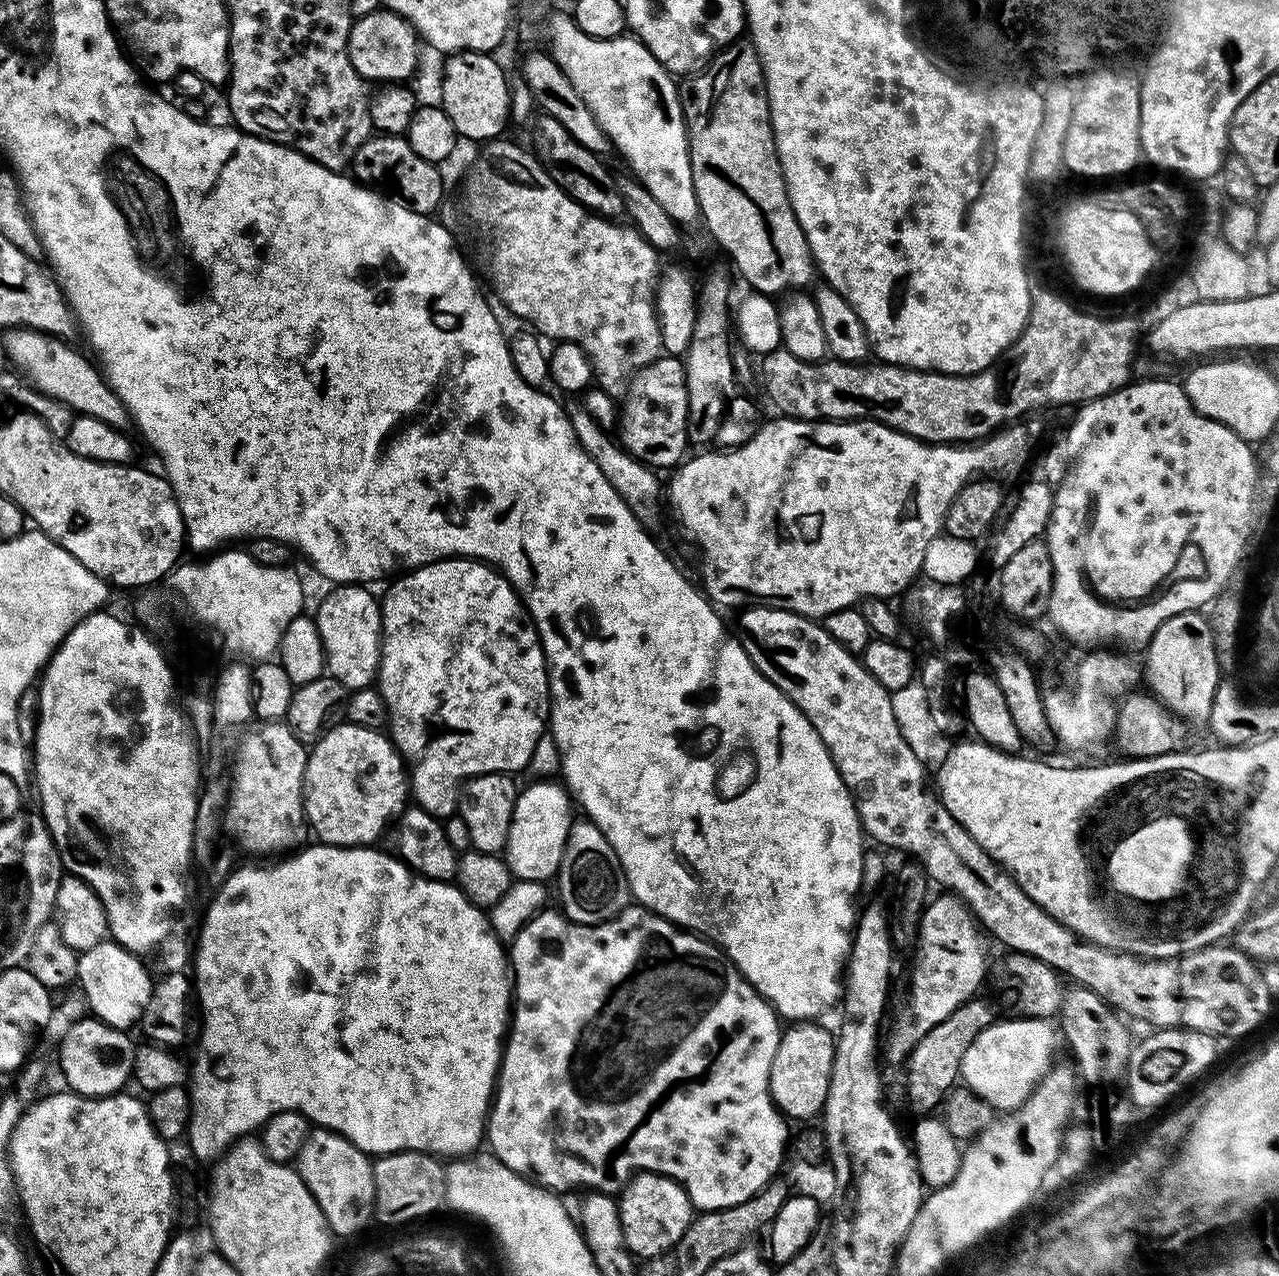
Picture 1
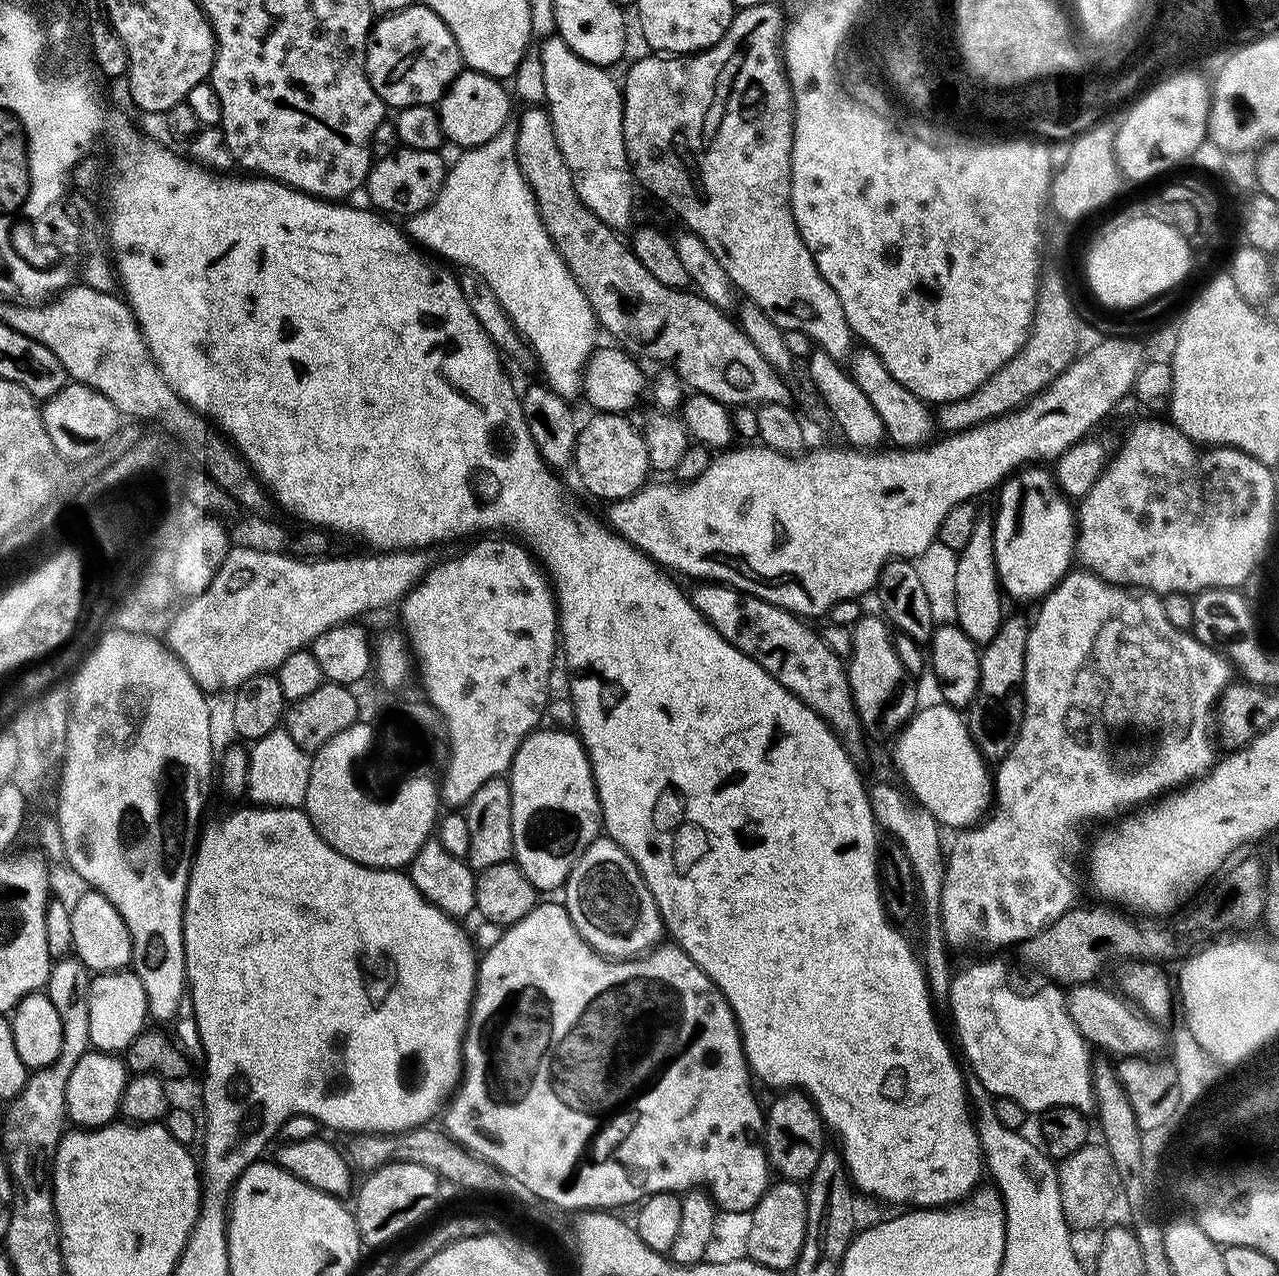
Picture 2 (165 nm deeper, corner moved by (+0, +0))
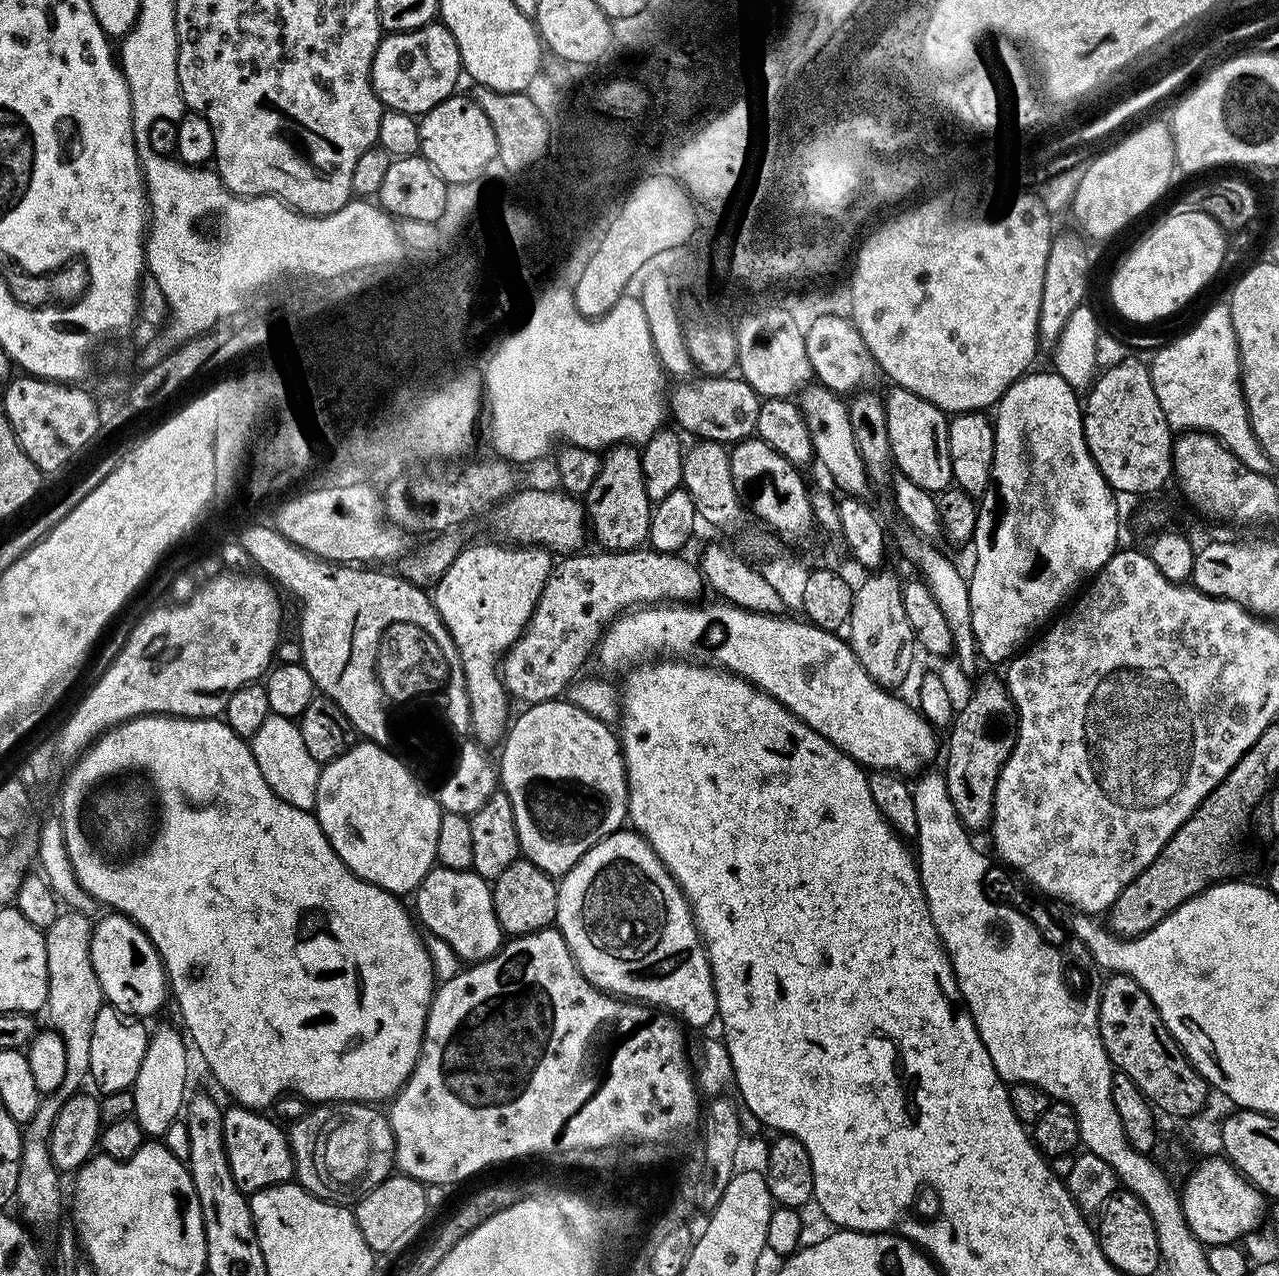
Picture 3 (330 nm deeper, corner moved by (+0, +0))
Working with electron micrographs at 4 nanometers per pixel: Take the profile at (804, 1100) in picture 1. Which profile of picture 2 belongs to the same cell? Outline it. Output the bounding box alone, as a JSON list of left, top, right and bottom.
[762,1090,826,1182]

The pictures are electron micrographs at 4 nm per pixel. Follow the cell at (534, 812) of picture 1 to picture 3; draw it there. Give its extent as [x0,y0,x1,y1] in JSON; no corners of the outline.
[498,698,628,878]

